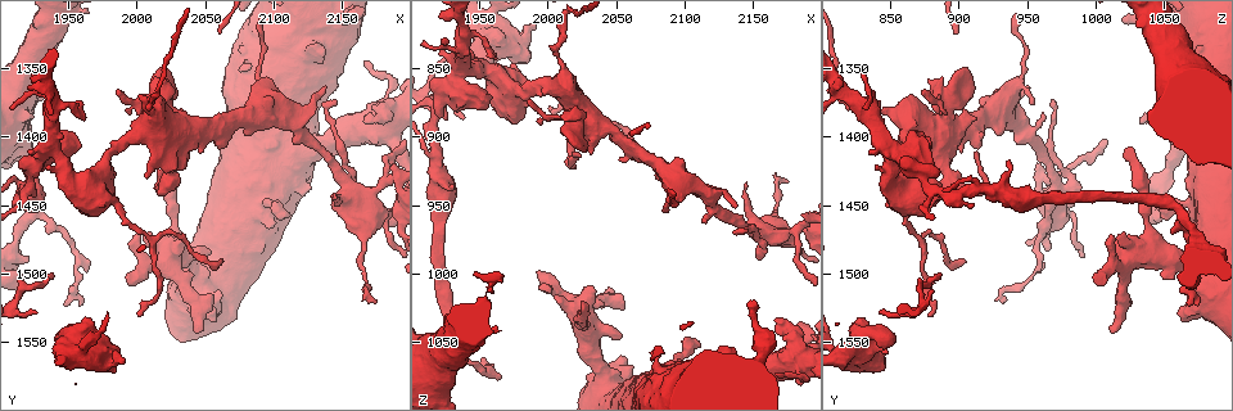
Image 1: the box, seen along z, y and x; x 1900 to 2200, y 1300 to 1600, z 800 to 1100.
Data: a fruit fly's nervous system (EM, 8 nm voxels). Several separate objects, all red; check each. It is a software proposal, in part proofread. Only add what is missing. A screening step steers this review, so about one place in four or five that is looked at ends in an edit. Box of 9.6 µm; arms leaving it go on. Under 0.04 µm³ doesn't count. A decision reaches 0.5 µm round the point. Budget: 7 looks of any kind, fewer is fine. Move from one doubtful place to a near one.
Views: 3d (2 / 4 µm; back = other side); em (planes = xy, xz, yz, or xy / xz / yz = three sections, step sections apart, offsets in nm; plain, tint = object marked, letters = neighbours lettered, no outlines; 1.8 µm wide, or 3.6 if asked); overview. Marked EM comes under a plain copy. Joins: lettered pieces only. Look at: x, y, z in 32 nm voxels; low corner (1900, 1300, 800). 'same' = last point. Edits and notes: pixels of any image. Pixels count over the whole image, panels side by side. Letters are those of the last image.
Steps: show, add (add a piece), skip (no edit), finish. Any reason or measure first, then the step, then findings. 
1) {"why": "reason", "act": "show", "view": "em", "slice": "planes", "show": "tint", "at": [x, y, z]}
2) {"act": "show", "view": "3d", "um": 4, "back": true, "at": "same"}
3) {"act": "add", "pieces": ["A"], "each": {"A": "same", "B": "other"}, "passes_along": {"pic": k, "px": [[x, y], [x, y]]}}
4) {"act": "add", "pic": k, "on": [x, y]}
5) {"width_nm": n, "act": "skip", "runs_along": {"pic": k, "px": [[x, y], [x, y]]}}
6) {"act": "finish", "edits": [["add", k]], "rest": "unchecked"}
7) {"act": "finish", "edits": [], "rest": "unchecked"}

{"why": "arms part here", "act": "show", "view": "3d", "um": 4, "at": [1920, 1438, 880]}

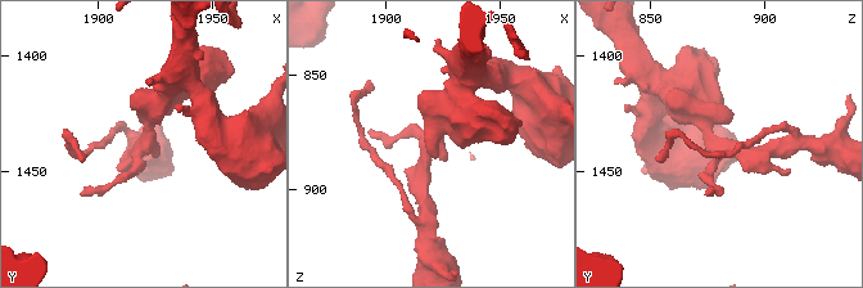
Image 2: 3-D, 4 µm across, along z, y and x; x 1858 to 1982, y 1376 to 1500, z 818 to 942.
{"arms": 3, "act": "show", "view": "em", "slice": "yz", "step": 8, "show": "tint", "at": [1922, 1439, 878]}

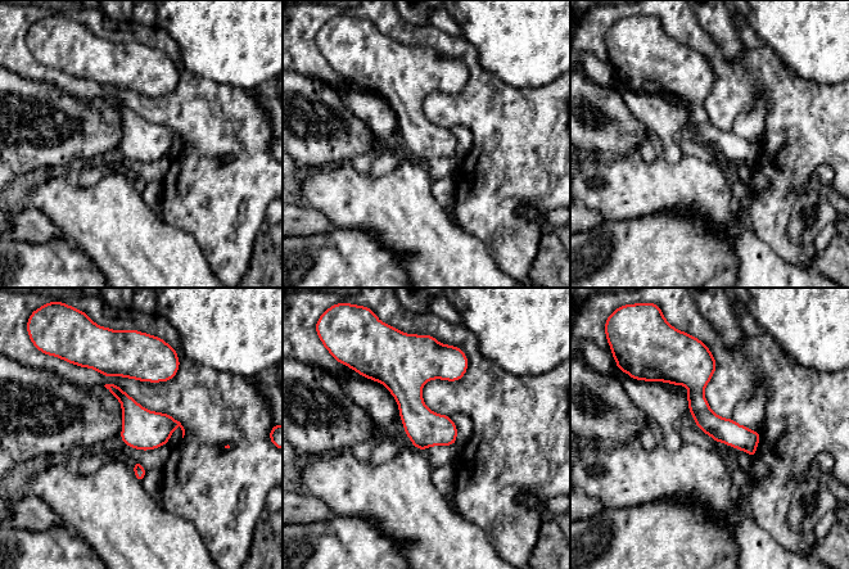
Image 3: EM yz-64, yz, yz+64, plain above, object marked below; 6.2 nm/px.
{"act": "show", "view": "em", "slice": "planes", "show": "letters", "at": "same"}

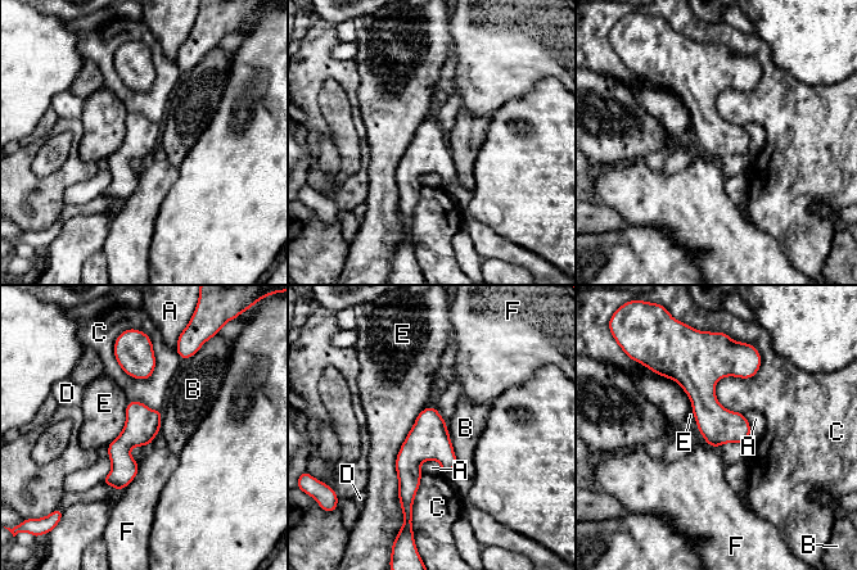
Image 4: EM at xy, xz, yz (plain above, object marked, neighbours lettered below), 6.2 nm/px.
{"width_nm": 220, "act": "skip", "each": {"A": "other", "B": "other", "C": "other", "D": "other", "E": "other", "F": "other"}, "border": {"pic": 4, "px": [[427, 407], [396, 458], [402, 514]]}, "found": "no lettered piece goes on from it"}

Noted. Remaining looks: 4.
{"act": "show", "view": "em", "um": 3.6, "slice": "xz", "step": 8, "show": "letters", "at": [1984, 1564, 822]}

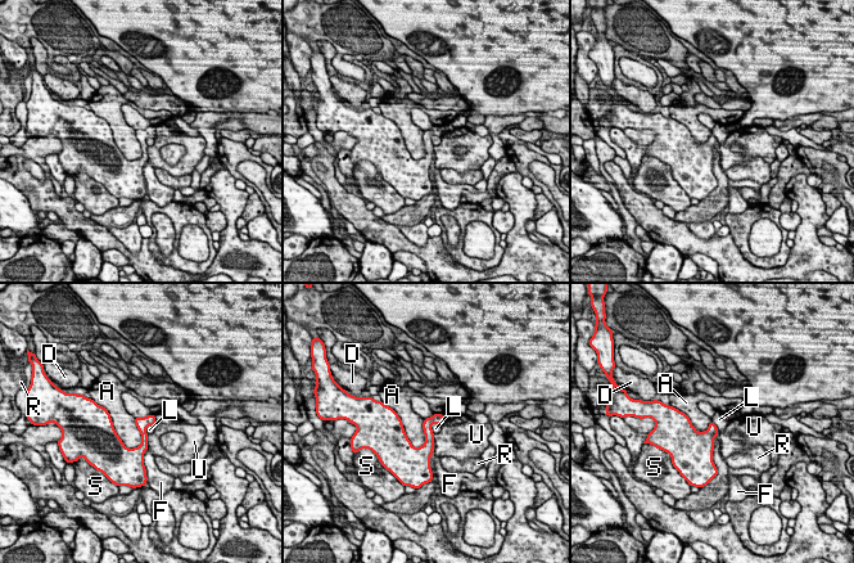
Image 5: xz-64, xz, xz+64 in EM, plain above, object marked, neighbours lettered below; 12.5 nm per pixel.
{"act": "show", "view": "em", "um": 3.6, "slice": "planes", "show": "letters", "at": "same"}

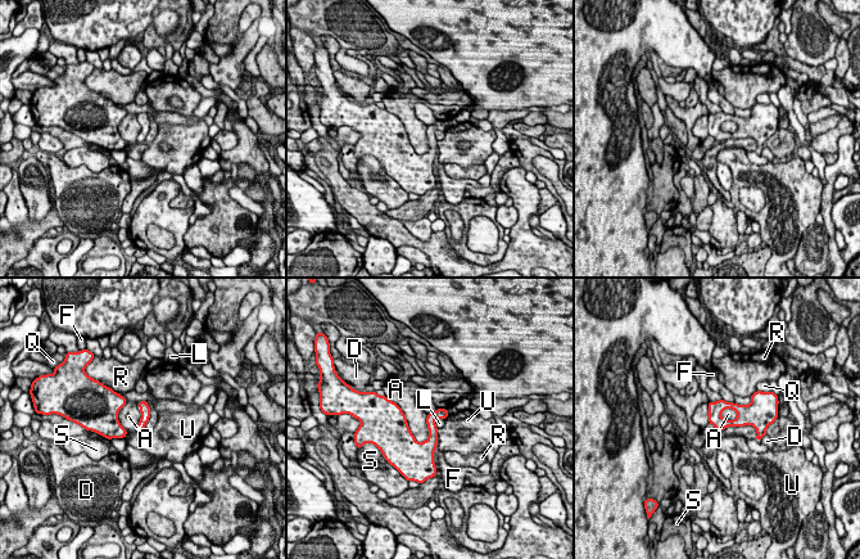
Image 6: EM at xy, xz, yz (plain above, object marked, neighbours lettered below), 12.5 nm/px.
{"act": "skip", "each": {"A": "other", "D": "other", "F": "other", "L": "other", "Q": "other", "R": "other", "S": "other", "U": "other"}, "runs_along": {"pic": 6, "px": [[393, 420], [401, 433], [430, 459]]}, "found": "no lettered piece goes on from it"}

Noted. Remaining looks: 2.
{"why": "free end", "act": "show", "view": "em", "slice": "planes", "show": "tint", "at": [2114, 1384, 962]}

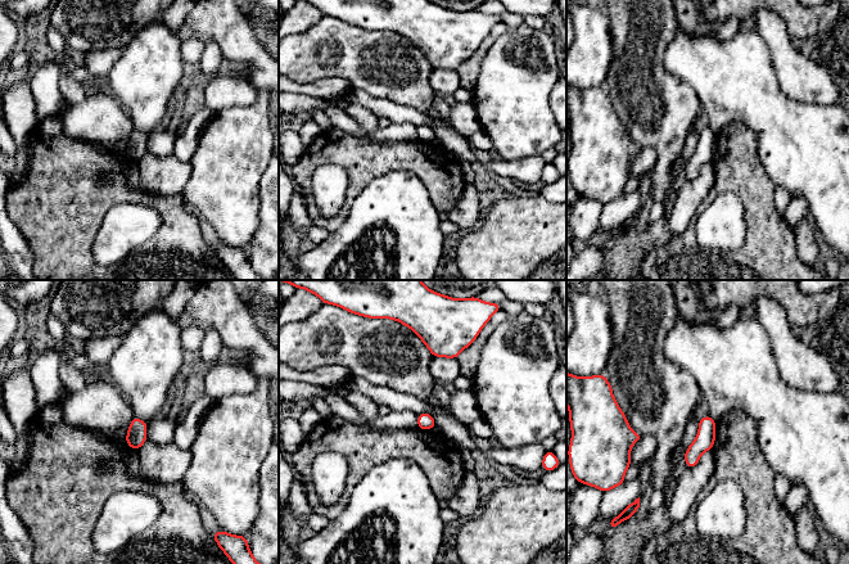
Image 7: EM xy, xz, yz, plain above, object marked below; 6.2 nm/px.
{"why": "see the neighbours", "act": "show", "view": "em", "slice": "planes", "show": "letters", "at": "same"}

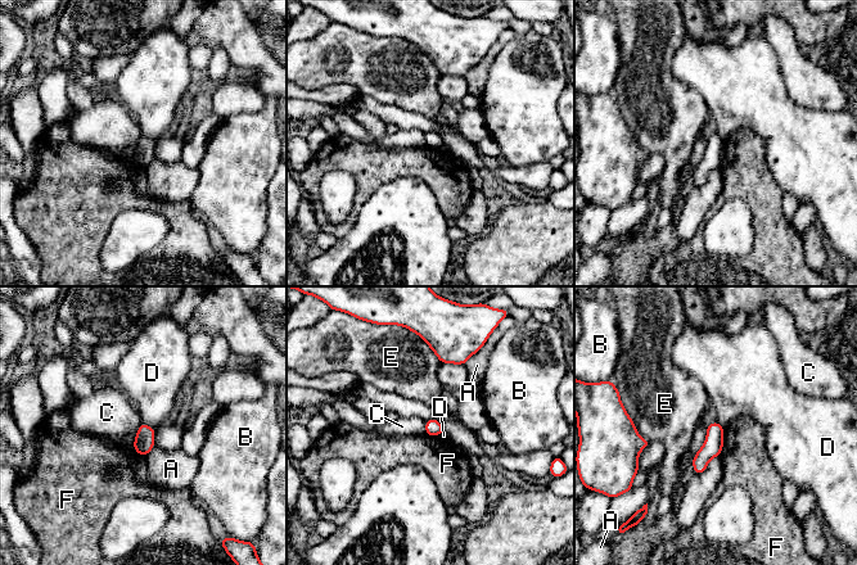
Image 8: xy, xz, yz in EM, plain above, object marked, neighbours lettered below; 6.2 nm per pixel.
{"act": "skip", "each": {"A": "other", "B": "other", "C": "other", "D": "other", "E": "other", "F": "other"}, "border": {"pic": 8, "px": [[141, 423], [154, 429]]}, "found": "no lettered piece goes on from it"}

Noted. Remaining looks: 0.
{"act": "finish", "edits": [], "rest": "unchecked"}

